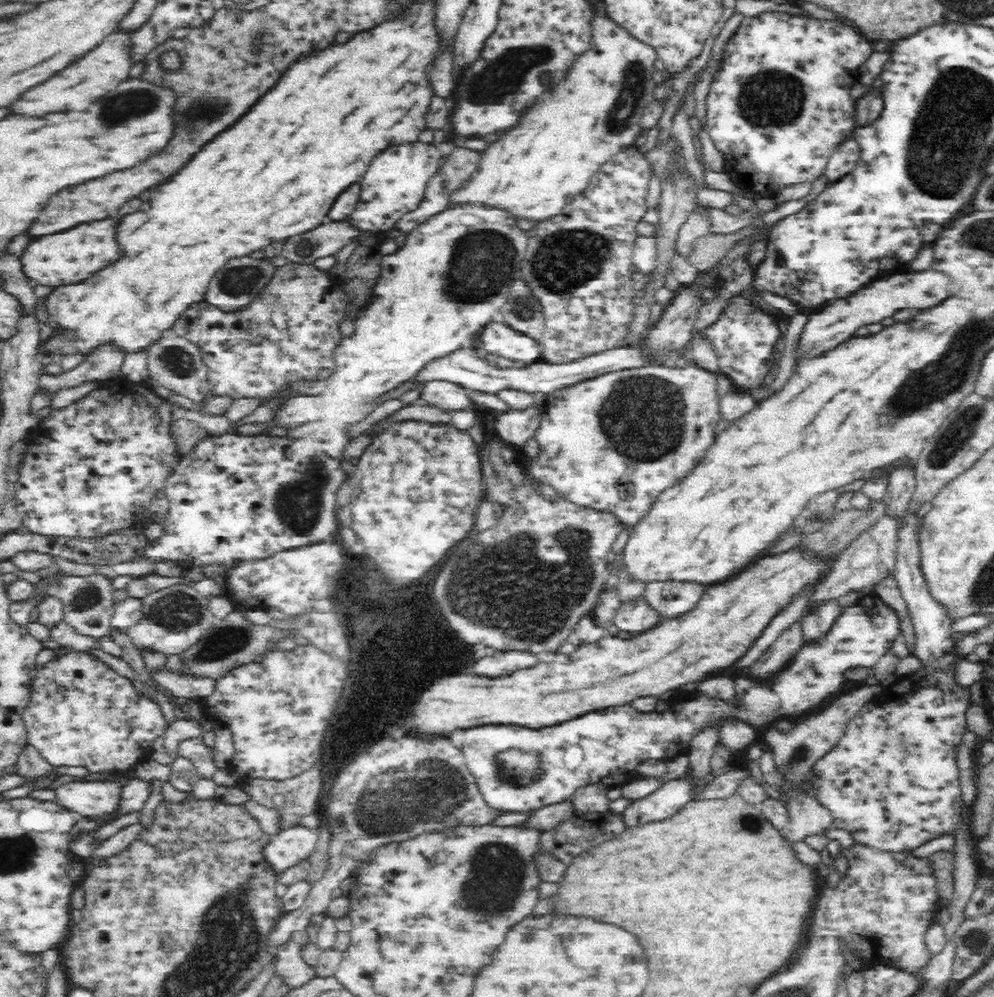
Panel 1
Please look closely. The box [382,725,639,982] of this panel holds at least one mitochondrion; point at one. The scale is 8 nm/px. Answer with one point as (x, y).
(496, 875)

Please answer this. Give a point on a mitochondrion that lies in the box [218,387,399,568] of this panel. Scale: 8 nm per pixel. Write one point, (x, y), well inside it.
(294, 517)

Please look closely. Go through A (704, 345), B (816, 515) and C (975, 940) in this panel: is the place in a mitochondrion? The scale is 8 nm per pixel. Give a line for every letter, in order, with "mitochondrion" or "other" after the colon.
A: other
B: mitochondrion
C: mitochondrion

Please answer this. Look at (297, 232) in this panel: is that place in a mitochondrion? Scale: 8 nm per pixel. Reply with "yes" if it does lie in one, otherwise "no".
no

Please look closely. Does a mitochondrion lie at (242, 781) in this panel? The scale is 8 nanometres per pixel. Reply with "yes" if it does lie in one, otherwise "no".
no

